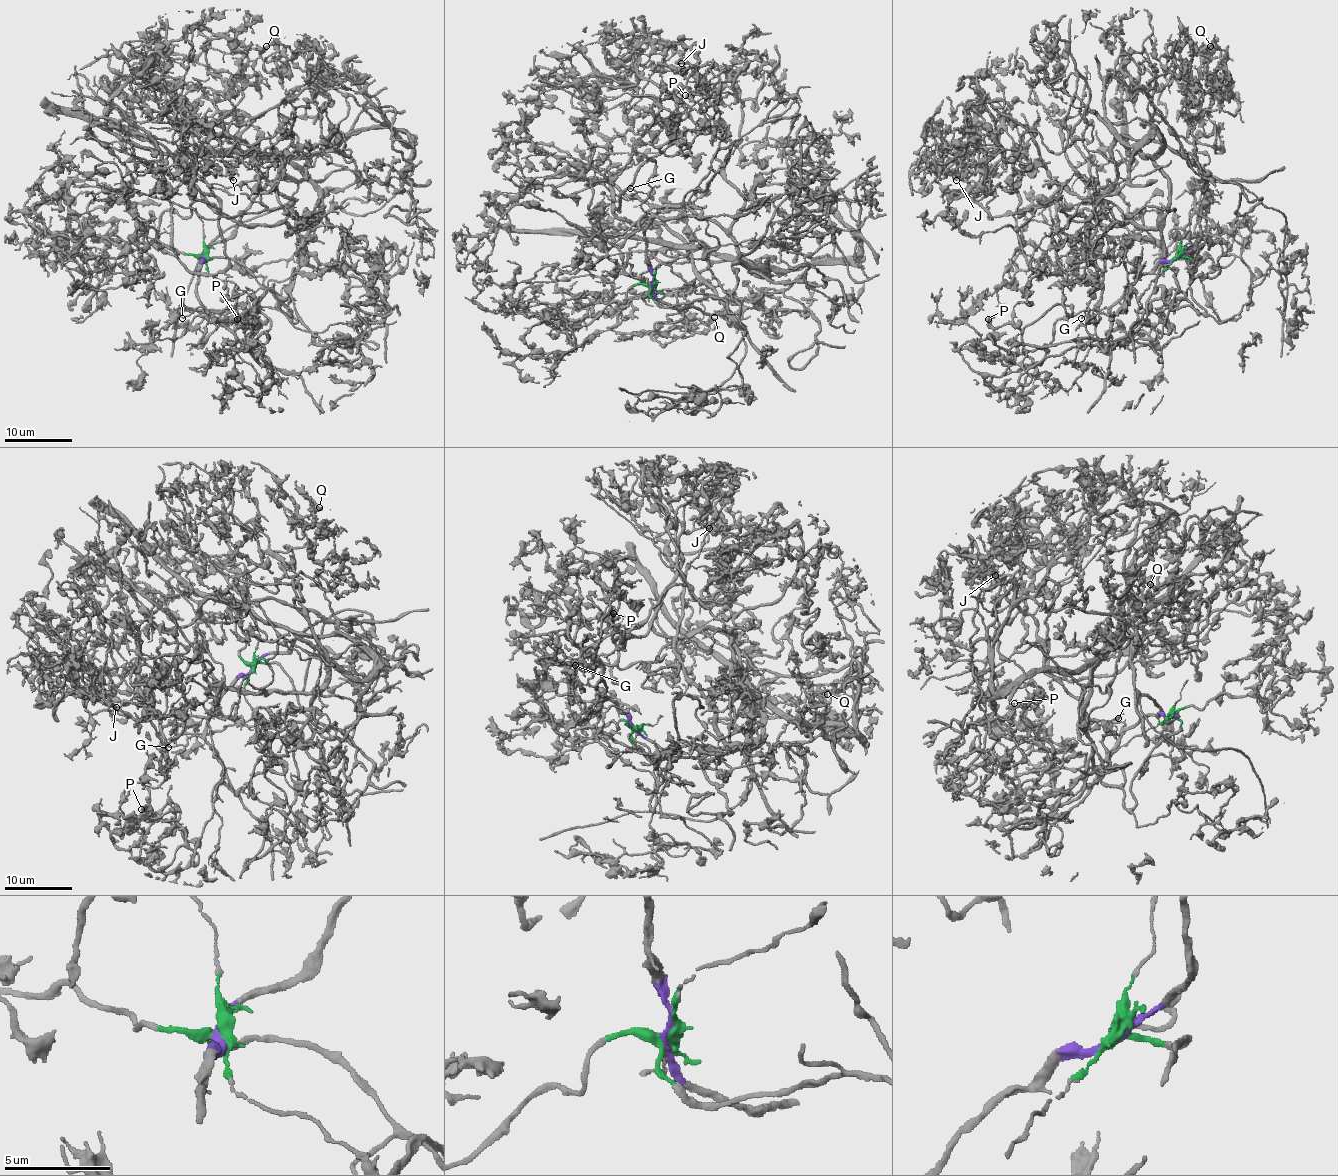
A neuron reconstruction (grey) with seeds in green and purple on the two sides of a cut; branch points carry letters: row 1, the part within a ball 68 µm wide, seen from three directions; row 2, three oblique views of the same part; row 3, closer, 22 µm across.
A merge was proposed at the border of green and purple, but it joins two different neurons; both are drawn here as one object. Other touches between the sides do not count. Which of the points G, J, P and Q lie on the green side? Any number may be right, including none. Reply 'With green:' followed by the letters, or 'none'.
With green: J, P, Q

